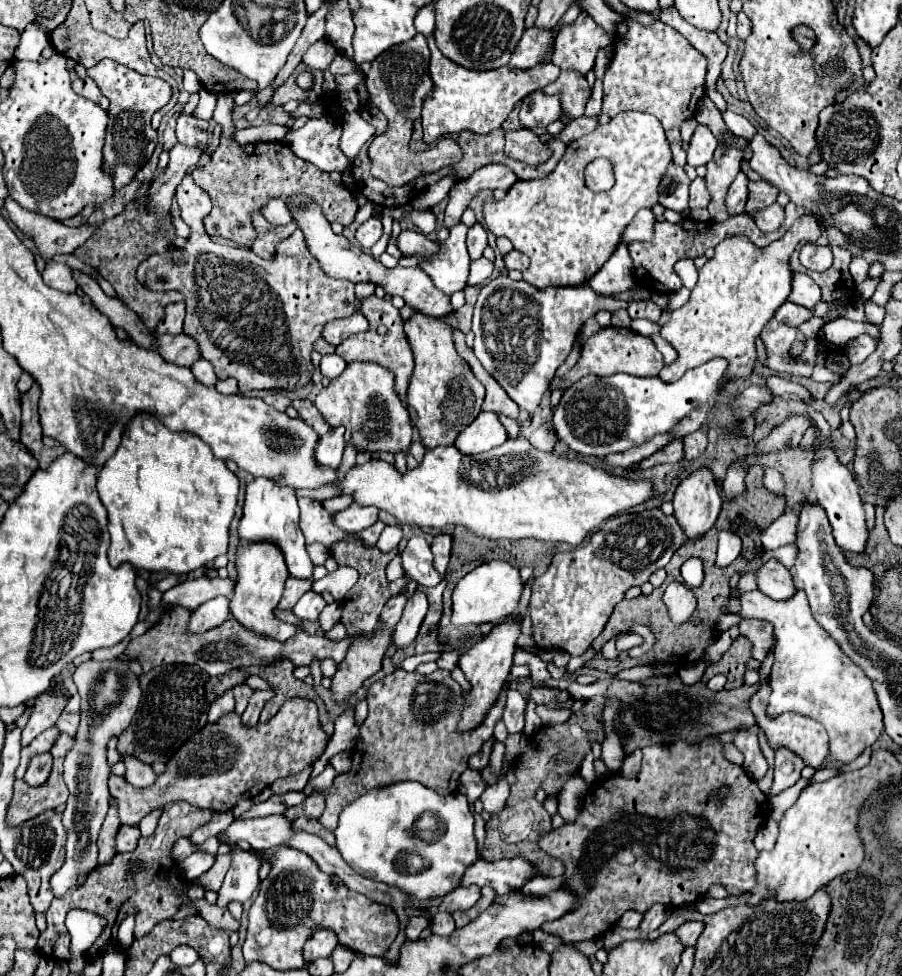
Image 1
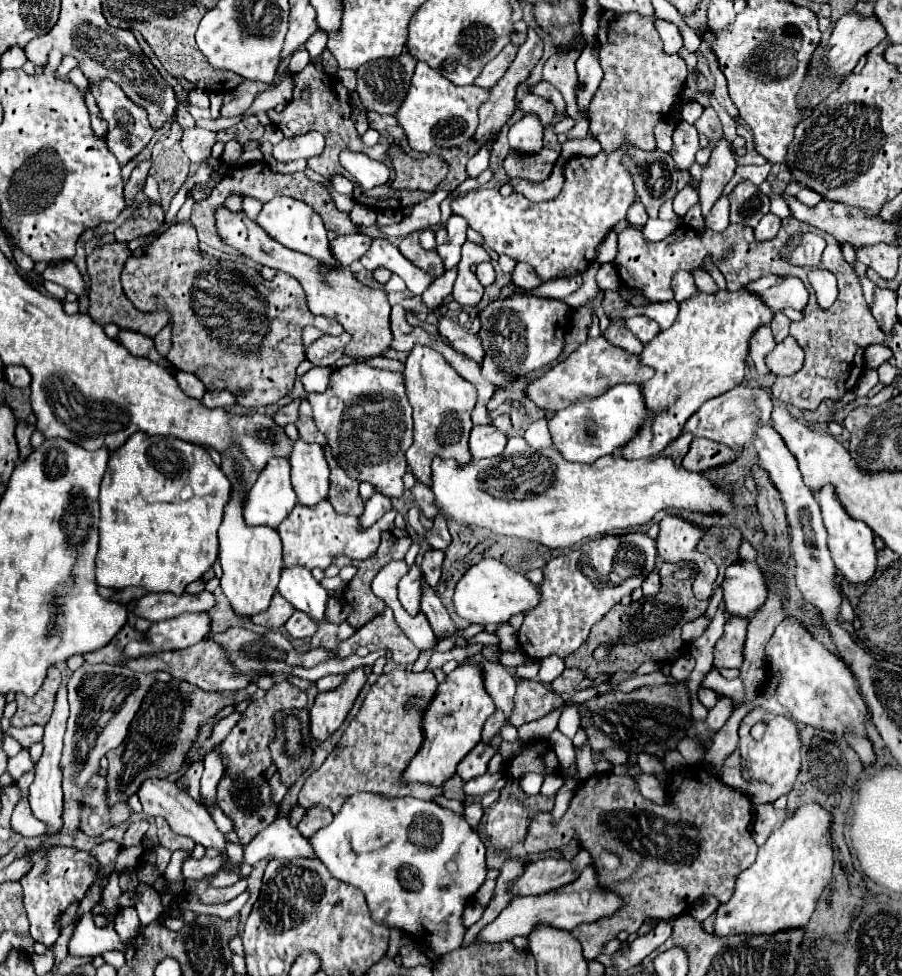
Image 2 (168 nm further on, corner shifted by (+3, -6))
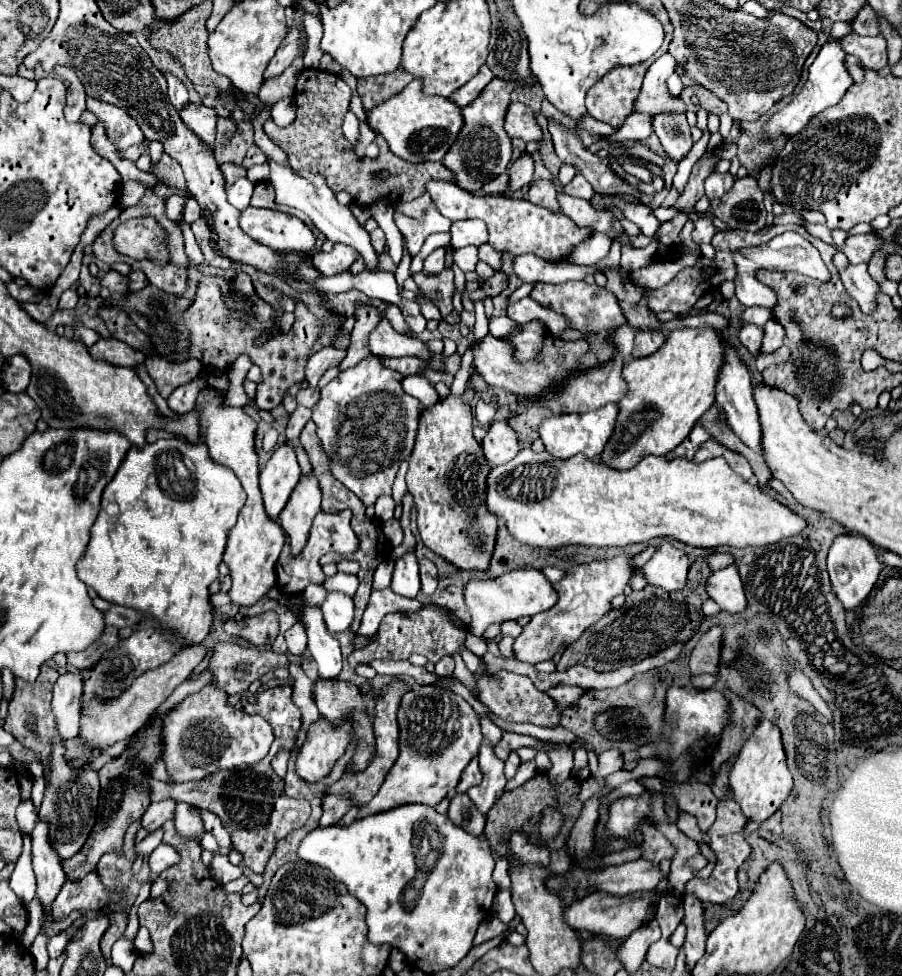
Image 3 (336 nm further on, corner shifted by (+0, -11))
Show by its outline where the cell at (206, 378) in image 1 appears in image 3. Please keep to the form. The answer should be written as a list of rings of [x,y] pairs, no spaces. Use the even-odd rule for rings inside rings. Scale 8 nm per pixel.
[[[196,377],[194,381],[190,381],[190,383],[186,383],[186,385],[180,385],[180,387],[168,397],[170,409],[176,411],[176,413],[180,413],[180,415],[192,411],[194,405],[196,405],[196,399],[198,399],[198,395],[200,395],[200,391],[206,389],[206,387],[208,387],[208,381],[206,381],[204,377]]]

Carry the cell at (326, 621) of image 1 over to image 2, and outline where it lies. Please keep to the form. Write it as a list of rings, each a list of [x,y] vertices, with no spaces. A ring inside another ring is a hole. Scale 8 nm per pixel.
[[[235,486],[225,506],[225,518],[219,526],[219,562],[223,568],[221,590],[229,598],[235,614],[253,616],[257,612],[263,612],[275,594],[283,570],[281,538],[277,530],[269,526],[249,526],[243,518],[243,502],[243,486]]]

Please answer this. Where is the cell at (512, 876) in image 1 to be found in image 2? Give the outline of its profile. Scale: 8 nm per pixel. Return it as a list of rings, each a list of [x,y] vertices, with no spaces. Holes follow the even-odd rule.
[[[545,858],[527,864],[525,874],[511,886],[513,896],[537,896],[577,880],[577,872],[573,870],[569,860]]]

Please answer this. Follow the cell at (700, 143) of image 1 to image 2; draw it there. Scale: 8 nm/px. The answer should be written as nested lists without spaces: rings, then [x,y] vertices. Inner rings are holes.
[[[681,120],[673,130],[673,150],[671,156],[679,170],[689,170],[695,162],[695,154],[699,150],[699,138],[697,128],[689,122]]]

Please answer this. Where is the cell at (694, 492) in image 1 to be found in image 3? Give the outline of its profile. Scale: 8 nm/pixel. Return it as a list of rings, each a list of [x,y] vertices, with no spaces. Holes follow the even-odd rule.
[[[664,541],[656,547],[652,559],[642,567],[646,581],[650,585],[662,587],[664,591],[680,591],[688,583],[690,561],[686,551],[674,547],[670,541]]]

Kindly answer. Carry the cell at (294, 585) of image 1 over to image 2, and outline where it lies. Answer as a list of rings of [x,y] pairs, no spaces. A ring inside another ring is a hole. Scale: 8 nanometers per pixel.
[[[275,594],[271,600],[271,606],[265,612],[253,614],[251,622],[265,626],[269,630],[275,630],[275,628],[283,626],[291,618],[291,614],[293,614],[293,606],[285,598],[281,598],[281,594]]]

